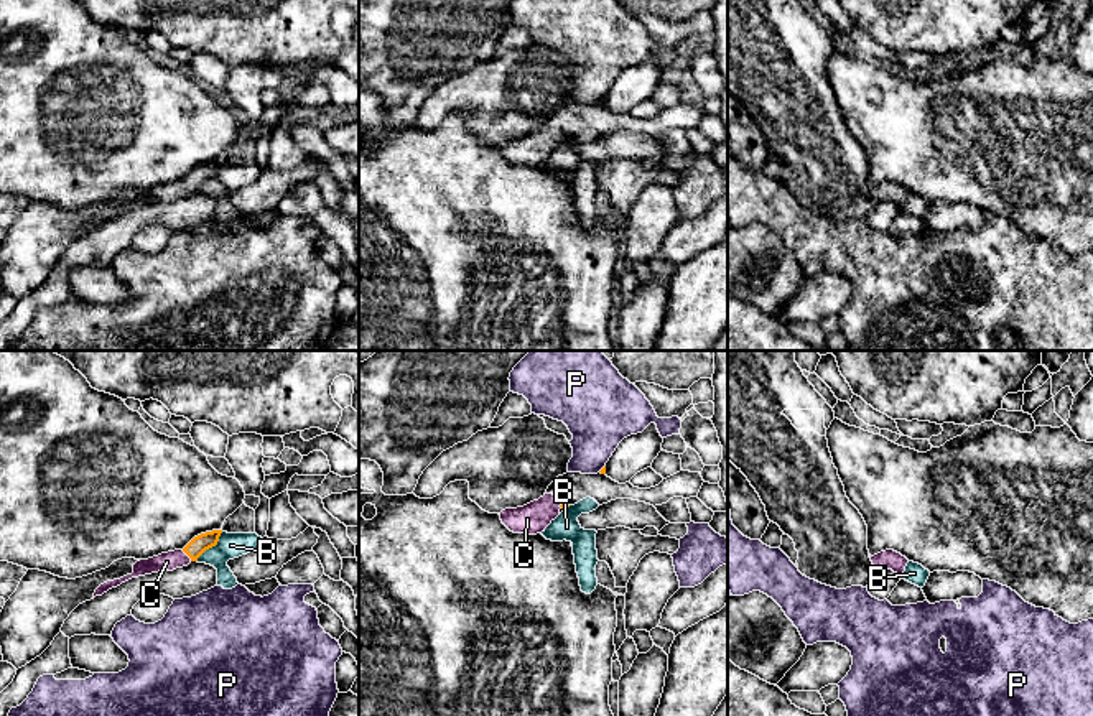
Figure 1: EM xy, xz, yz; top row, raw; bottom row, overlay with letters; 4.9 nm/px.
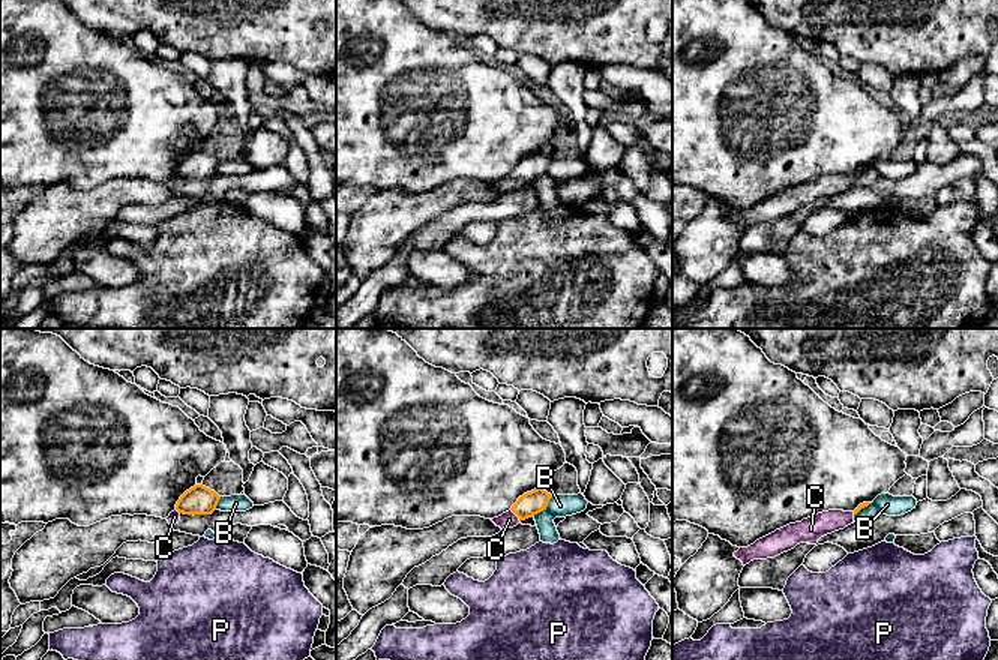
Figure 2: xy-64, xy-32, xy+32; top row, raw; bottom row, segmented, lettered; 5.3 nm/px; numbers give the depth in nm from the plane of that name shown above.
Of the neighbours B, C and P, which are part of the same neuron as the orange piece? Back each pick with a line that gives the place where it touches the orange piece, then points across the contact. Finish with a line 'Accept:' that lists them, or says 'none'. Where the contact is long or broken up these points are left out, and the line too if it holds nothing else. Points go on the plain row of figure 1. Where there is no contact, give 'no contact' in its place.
C: xy (186, 185) | across xy (198, 176), (186, 185), (167, 193)
Accept: C

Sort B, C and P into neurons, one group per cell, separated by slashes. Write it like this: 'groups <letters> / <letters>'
groups B / C / P

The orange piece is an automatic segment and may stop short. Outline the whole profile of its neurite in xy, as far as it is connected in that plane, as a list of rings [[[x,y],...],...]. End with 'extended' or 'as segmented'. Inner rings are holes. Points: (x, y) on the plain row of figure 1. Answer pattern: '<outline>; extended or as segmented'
[[[222,161],[206,163],[206,165],[194,168],[183,181],[174,181],[174,183],[161,184],[148,191],[137,193],[133,196],[132,206],[127,206],[120,211],[114,211],[114,212],[107,212],[100,216],[95,221],[94,229],[102,227],[109,221],[117,219],[132,209],[145,207],[145,206],[151,206],[158,202],[173,202],[176,199],[188,198],[191,193],[198,193],[198,189],[206,181],[217,176],[221,165]]]; extended

